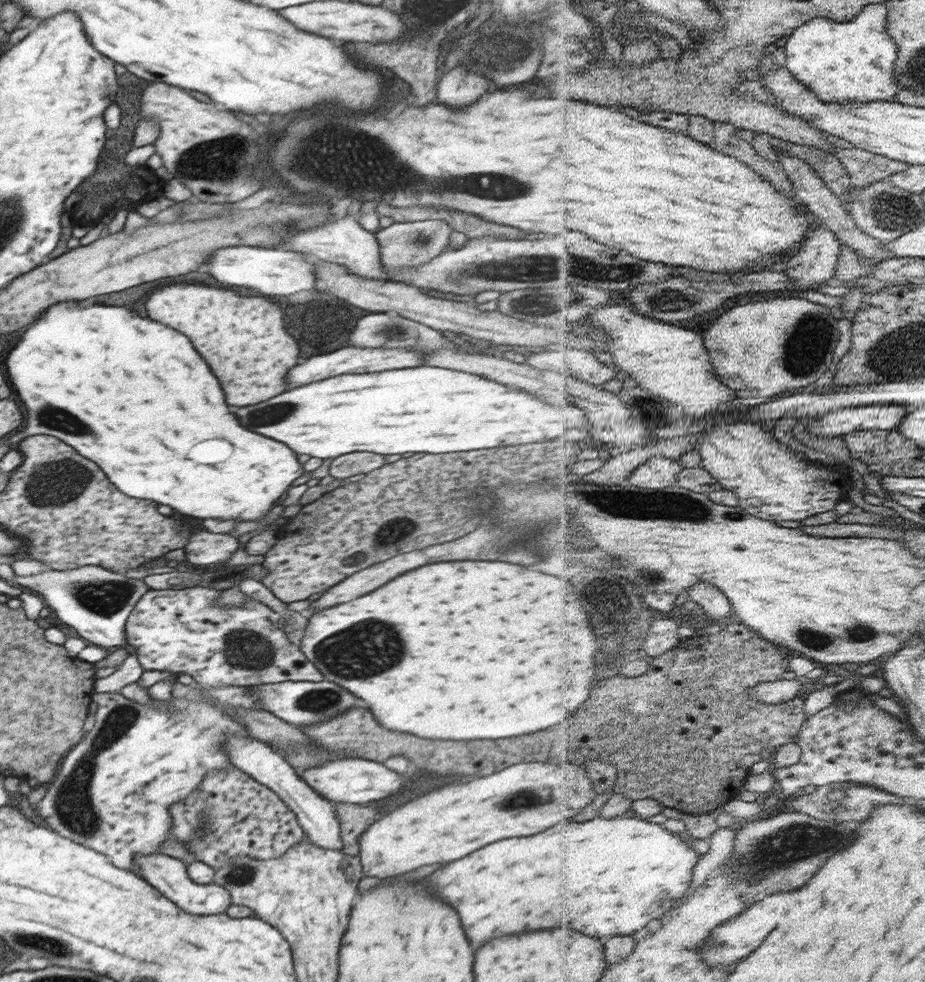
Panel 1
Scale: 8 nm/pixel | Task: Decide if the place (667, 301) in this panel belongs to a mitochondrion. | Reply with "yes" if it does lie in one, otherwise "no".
yes

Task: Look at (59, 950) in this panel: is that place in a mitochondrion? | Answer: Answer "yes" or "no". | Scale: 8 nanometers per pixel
yes

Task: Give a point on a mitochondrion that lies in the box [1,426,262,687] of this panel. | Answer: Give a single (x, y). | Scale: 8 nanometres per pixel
(45, 487)

